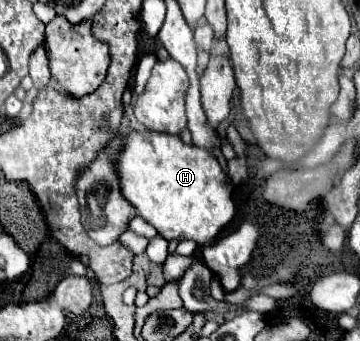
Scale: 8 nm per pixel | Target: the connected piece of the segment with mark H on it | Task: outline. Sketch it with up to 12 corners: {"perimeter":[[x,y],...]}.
{"perimeter":[[128,133],[124,197],[168,241],[212,243],[236,215],[218,159]]}

